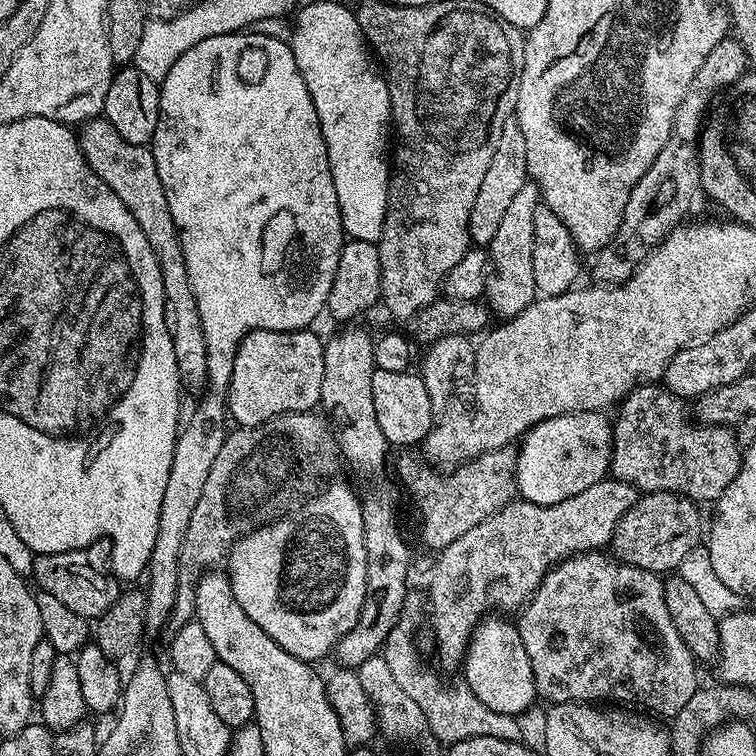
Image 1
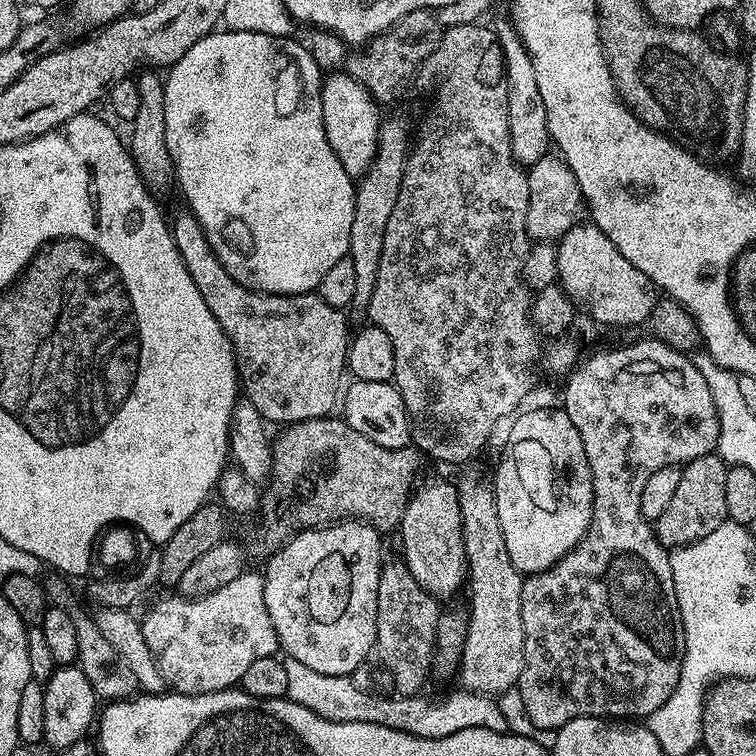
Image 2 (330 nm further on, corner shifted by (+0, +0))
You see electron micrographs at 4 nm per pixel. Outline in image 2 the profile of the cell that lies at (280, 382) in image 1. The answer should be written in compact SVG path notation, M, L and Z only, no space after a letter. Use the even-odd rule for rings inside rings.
M181 210L176 217L171 217L170 227L174 246L178 246L182 262L186 262L186 270L190 270L190 278L194 278L198 286L198 294L202 294L202 302L210 306L214 318L218 318L225 336L232 343L243 395L254 402L258 414L262 414L265 421L279 426L297 424L303 420L325 419L335 404L337 407L340 379L346 376L350 331L345 313L330 306L330 302L326 302L316 292L279 296L269 292L255 292L242 286L242 282L230 278L230 270L226 270L218 254L214 254L210 238L206 238L198 218L192 212Z

